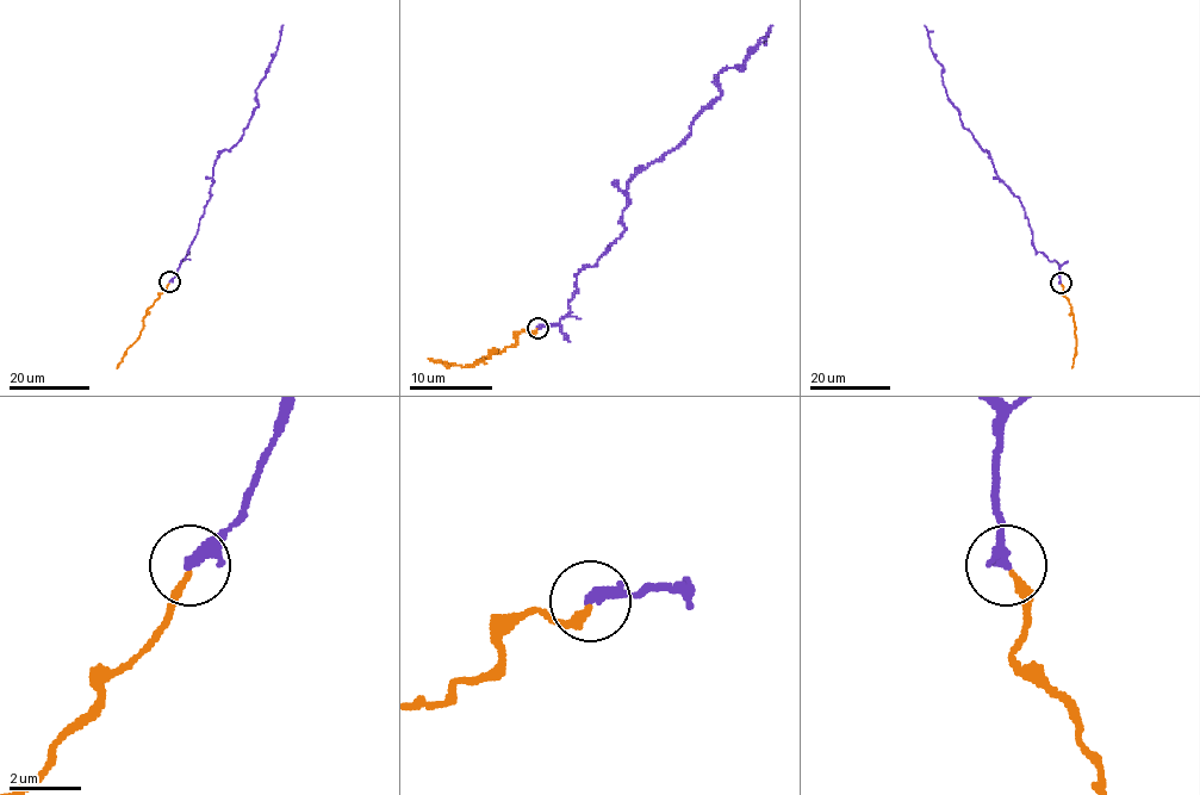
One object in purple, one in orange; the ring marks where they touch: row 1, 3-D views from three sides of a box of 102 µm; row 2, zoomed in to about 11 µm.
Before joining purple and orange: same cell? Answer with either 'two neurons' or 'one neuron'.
one neuron

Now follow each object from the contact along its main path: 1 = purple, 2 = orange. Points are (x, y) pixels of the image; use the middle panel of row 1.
1: (536, 329), (558, 325), (576, 275), (625, 231), (634, 174), (686, 137), (720, 94), (716, 76), (772, 25)
2: (536, 329), (533, 333), (522, 331), (514, 345), (474, 365), (449, 366), (428, 359)

